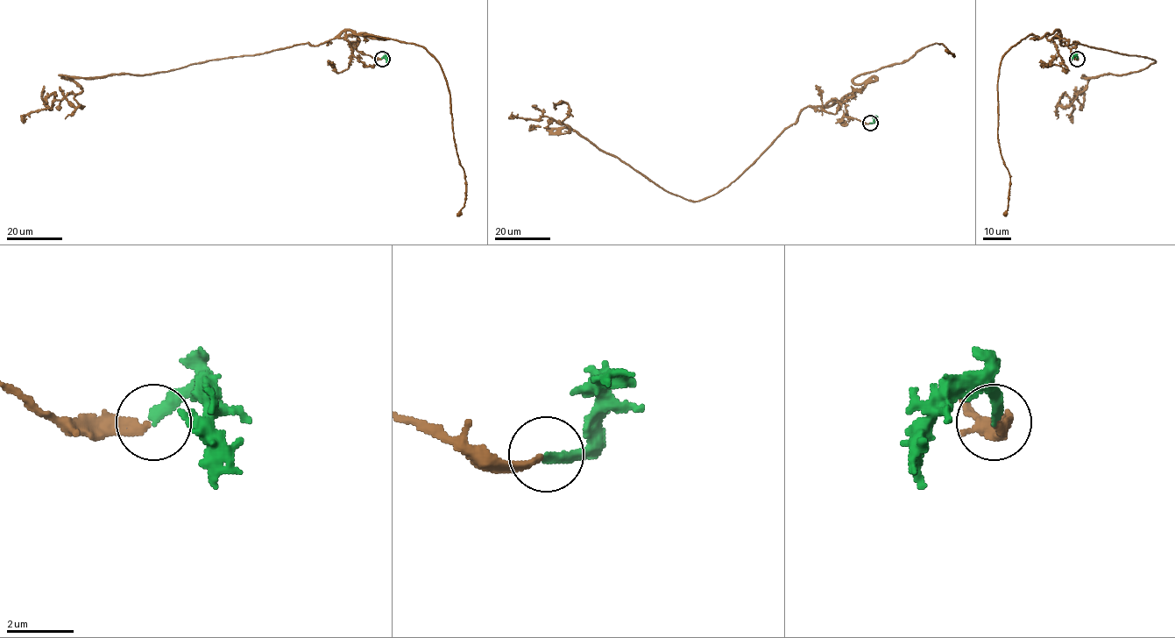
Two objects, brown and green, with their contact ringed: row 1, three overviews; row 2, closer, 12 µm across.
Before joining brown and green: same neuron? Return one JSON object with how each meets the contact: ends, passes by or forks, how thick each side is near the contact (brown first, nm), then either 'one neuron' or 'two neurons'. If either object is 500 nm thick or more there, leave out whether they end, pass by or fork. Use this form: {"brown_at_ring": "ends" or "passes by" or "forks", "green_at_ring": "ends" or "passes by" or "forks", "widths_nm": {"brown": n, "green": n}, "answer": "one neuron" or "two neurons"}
{"brown_at_ring": "ends", "green_at_ring": "ends", "widths_nm": {"brown": 200, "green": 320}, "answer": "one neuron"}

